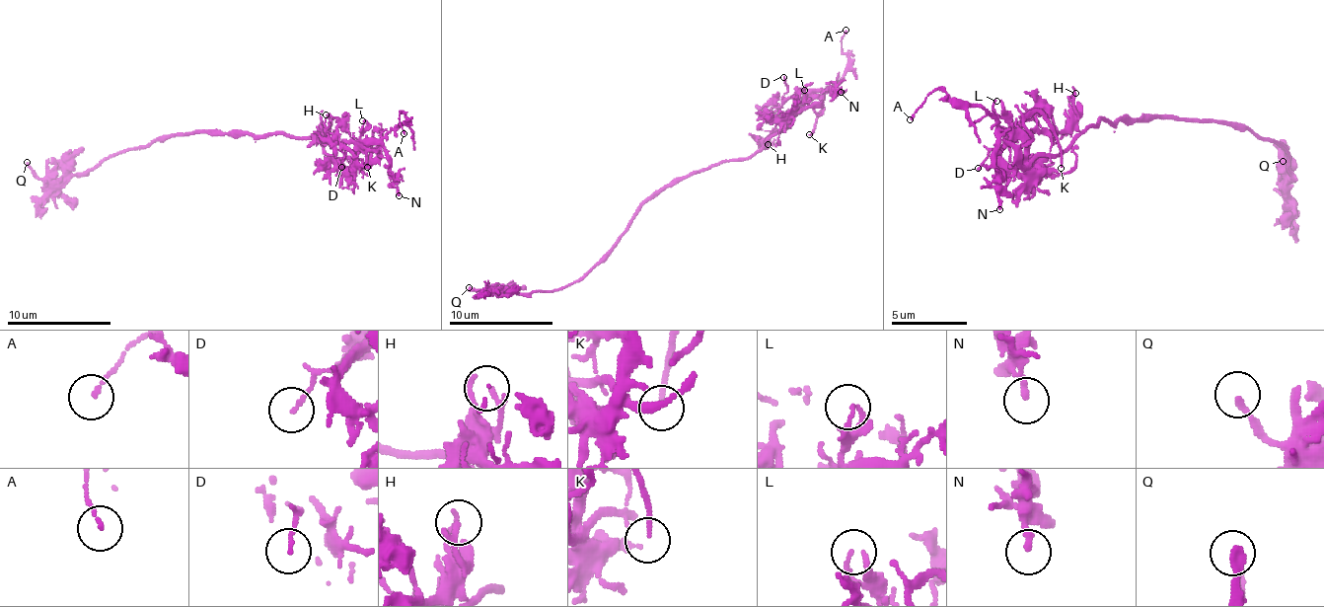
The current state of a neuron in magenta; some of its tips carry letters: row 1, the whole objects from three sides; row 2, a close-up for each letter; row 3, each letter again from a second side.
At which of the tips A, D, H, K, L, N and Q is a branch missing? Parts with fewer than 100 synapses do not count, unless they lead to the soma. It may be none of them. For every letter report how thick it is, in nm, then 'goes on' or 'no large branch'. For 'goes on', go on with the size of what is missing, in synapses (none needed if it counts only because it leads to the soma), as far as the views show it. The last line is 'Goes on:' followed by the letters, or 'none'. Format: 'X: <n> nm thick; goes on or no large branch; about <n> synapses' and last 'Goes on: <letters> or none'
A: 110 nm thick; no large branch
D: 120 nm thick; no large branch
H: 190 nm thick; no large branch
K: 130 nm thick; goes on
L: 140 nm thick; no large branch
N: 180 nm thick; no large branch
Q: 190 nm thick; no large branch
Goes on: K

